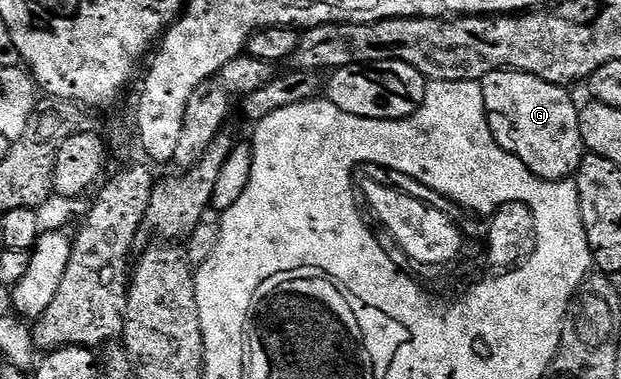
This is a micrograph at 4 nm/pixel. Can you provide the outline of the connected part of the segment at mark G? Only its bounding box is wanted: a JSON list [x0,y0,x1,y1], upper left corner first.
[481,71,585,183]

